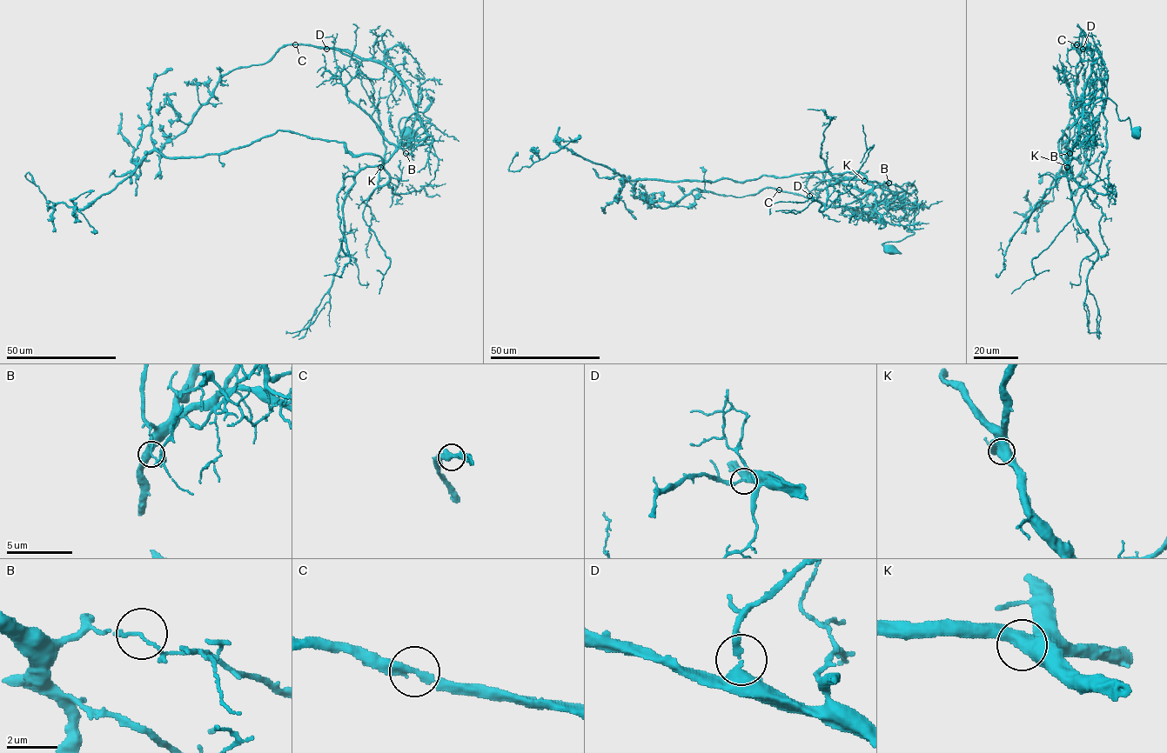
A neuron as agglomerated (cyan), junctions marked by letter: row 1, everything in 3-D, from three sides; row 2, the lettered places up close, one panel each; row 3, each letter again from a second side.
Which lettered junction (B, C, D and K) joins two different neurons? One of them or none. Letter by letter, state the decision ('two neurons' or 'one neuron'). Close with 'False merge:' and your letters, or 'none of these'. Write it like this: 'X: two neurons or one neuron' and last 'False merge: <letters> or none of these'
B: two neurons
C: one neuron
D: one neuron
K: one neuron
False merge: B

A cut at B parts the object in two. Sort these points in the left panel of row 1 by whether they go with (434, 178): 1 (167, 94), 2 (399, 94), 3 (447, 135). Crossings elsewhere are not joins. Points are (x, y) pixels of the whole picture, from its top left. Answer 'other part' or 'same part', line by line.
1: same part
2: same part
3: same part

